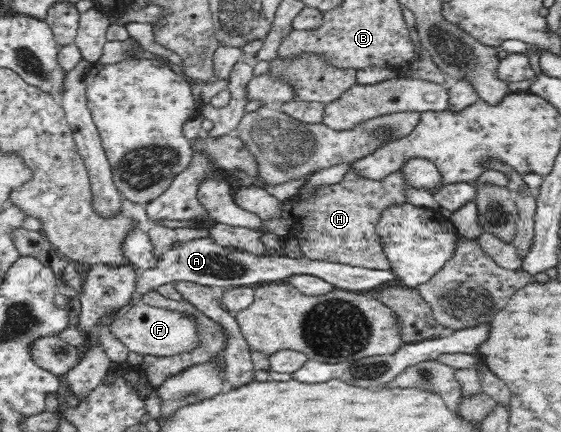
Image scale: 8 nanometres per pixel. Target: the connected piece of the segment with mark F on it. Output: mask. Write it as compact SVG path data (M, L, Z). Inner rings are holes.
M142 302L130 308L109 326L109 333L136 354L170 356L192 350L199 345L193 318Z

